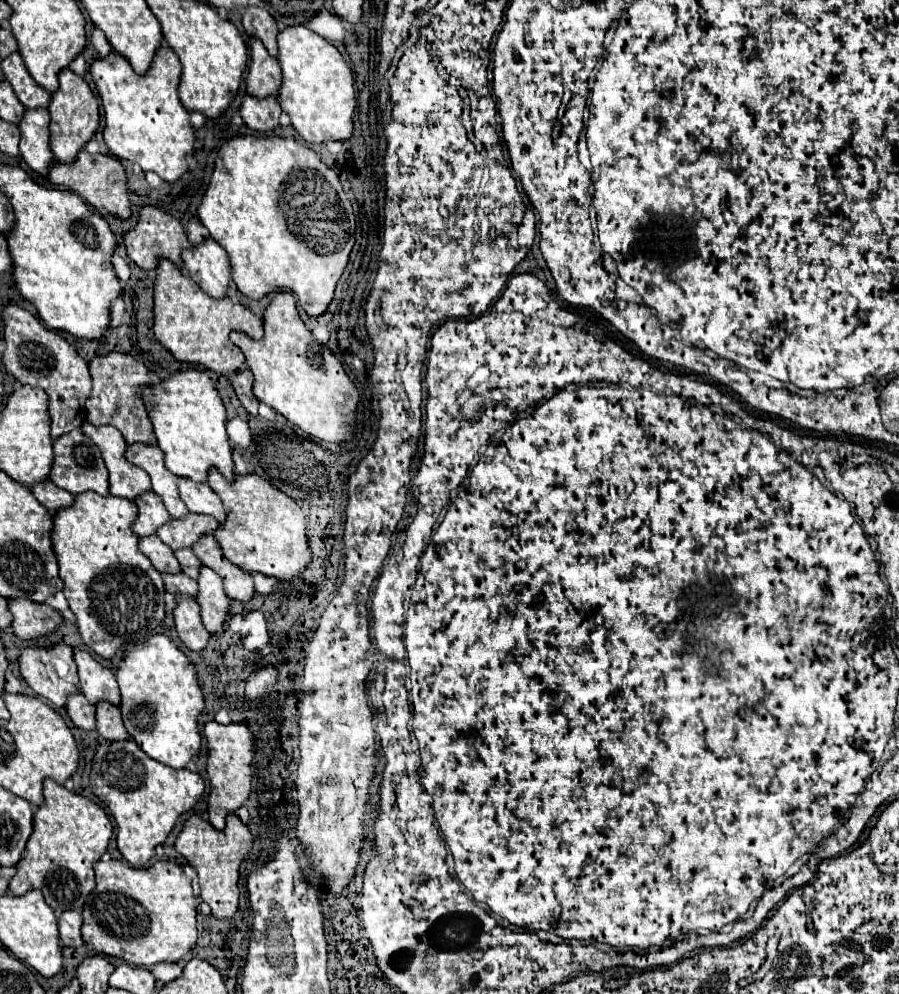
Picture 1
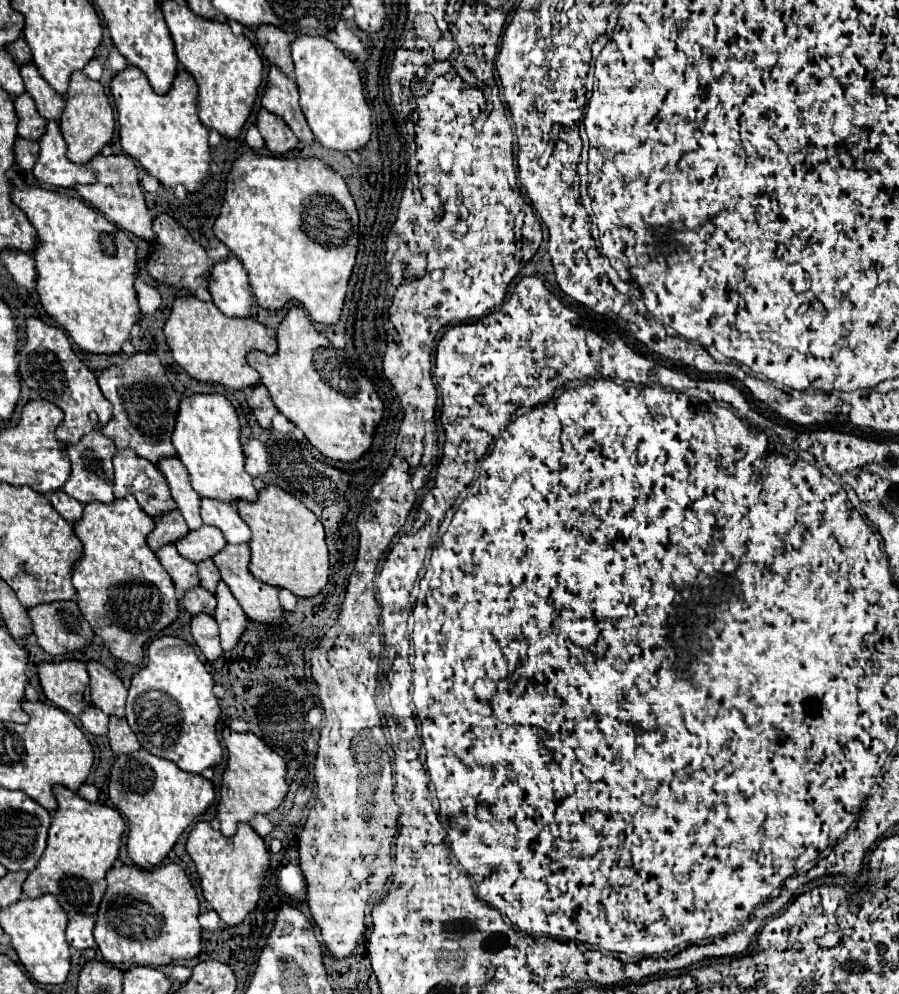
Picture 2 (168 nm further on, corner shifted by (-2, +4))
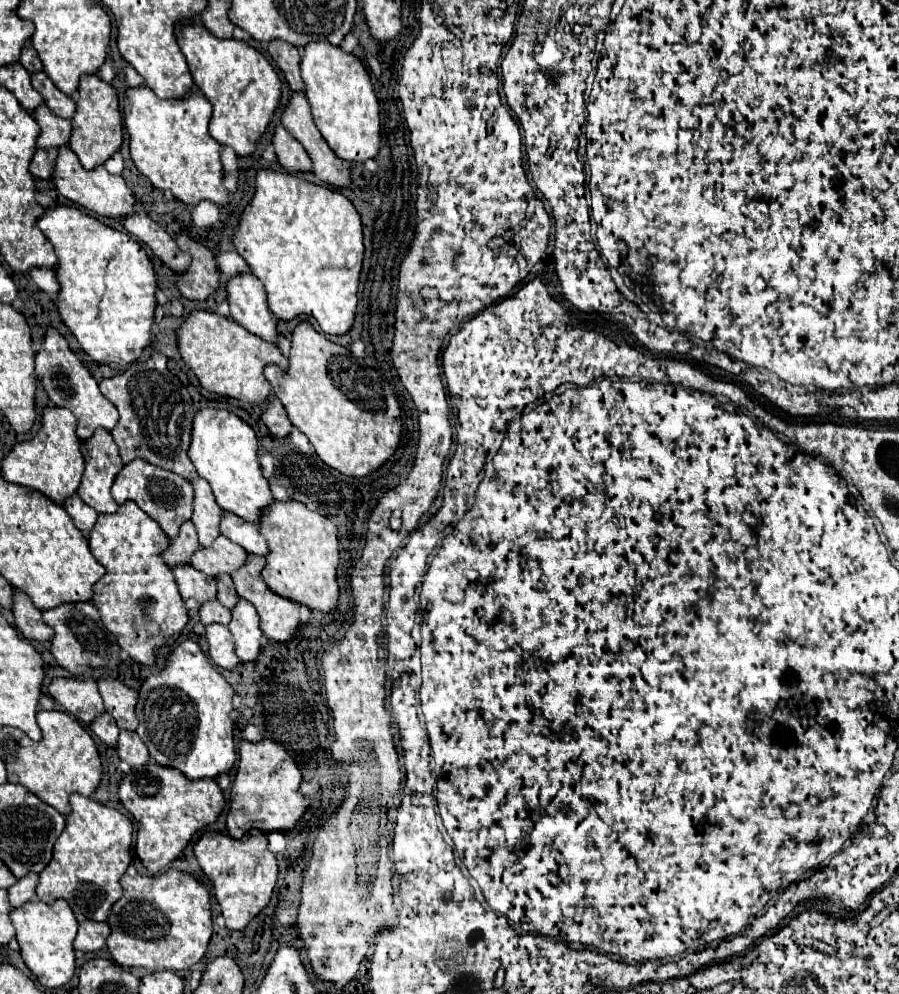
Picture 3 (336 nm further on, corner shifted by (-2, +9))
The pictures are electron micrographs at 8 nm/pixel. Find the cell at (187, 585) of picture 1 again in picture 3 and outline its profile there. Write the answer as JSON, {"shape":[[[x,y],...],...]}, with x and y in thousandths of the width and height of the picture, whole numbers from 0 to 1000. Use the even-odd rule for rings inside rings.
{"shape":[[[231,604],[222,610],[222,624],[225,628],[236,628],[236,626],[242,626],[242,628],[254,628],[256,626],[256,614],[249,612],[242,604]]]}

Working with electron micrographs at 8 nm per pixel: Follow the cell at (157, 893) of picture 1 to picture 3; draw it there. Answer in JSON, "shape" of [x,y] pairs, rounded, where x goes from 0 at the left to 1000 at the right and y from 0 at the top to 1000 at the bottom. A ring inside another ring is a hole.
{"shape":[[[185,875],[176,881],[142,881],[133,883],[136,903],[120,920],[122,942],[118,946],[127,968],[142,974],[156,972],[167,978],[174,976],[207,976],[218,970],[236,942],[236,918],[231,895],[211,879],[200,875]]]}

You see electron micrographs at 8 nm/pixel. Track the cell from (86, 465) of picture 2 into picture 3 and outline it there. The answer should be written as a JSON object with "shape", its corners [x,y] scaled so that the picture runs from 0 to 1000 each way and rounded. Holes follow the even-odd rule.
{"shape":[[[107,431],[107,435],[102,437],[102,441],[93,443],[91,449],[91,459],[93,459],[93,465],[96,465],[96,471],[93,471],[93,477],[91,477],[91,483],[89,483],[89,489],[85,493],[85,497],[98,507],[102,509],[107,515],[111,517],[125,517],[131,513],[131,507],[129,503],[125,501],[122,497],[122,489],[129,481],[129,477],[133,475],[133,471],[138,469],[136,463],[133,463],[133,457],[131,457],[131,449],[125,441],[125,437],[118,433],[118,431]]]}

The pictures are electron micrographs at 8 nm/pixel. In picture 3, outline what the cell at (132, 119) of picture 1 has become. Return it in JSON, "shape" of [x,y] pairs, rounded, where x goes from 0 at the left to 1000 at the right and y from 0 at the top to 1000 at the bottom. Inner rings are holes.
{"shape":[[[165,87],[142,89],[138,95],[138,127],[145,137],[145,155],[151,169],[178,191],[189,191],[205,205],[218,207],[222,201],[234,201],[242,207],[254,203],[254,191],[247,187],[247,163],[245,145],[231,135],[231,121],[236,117],[236,105],[216,91],[205,99],[180,101]]]}

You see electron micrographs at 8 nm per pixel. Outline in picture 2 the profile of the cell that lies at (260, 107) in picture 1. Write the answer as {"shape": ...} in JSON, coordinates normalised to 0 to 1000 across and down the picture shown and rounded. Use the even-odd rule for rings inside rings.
{"shape":[[[289,110],[285,126],[287,126],[287,130],[289,130],[289,134],[291,134],[294,142],[296,142],[296,148],[305,156],[318,158],[318,156],[323,156],[331,148],[331,140],[320,130],[320,126],[311,118],[298,114],[296,110]]]}

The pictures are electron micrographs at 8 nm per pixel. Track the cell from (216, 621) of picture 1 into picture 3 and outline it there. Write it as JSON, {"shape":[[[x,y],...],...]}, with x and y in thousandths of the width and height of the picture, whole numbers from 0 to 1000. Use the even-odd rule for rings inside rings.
{"shape":[[[265,602],[263,610],[258,612],[258,624],[254,628],[254,634],[260,640],[263,660],[271,666],[285,664],[285,660],[294,648],[294,640],[287,630],[285,612],[276,604]]]}

